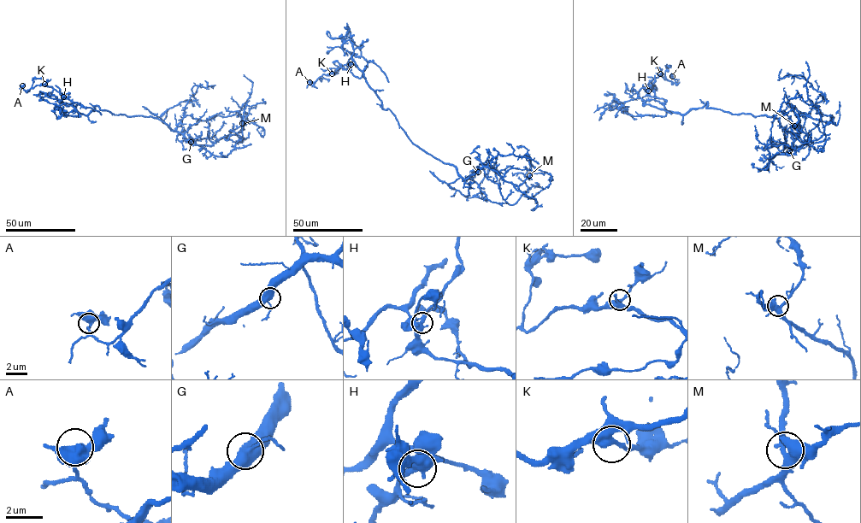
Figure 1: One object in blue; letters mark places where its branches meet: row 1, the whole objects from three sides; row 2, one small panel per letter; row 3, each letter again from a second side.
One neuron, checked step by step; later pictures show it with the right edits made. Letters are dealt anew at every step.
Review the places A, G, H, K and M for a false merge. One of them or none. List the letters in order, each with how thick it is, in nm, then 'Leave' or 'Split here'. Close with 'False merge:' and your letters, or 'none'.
A: Thickness 400 nm. Leave
G: Thickness 400 nm. Leave
H: Thickness 400 nm. Split here
K: Thickness 360 nm. Leave
M: Thickness 400 nm. Leave
False merge: H

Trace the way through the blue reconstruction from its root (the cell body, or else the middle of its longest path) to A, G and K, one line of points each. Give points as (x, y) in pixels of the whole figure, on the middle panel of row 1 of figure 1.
A: (430, 155), (409, 139), (389, 109), (382, 108), (366, 79), (350, 71), (349, 62), (312, 85), (309, 82)
G: (430, 155), (453, 165), (464, 179), (478, 172)
K: (430, 155), (409, 139), (389, 109), (382, 108), (366, 79), (350, 71), (349, 62), (332, 73)

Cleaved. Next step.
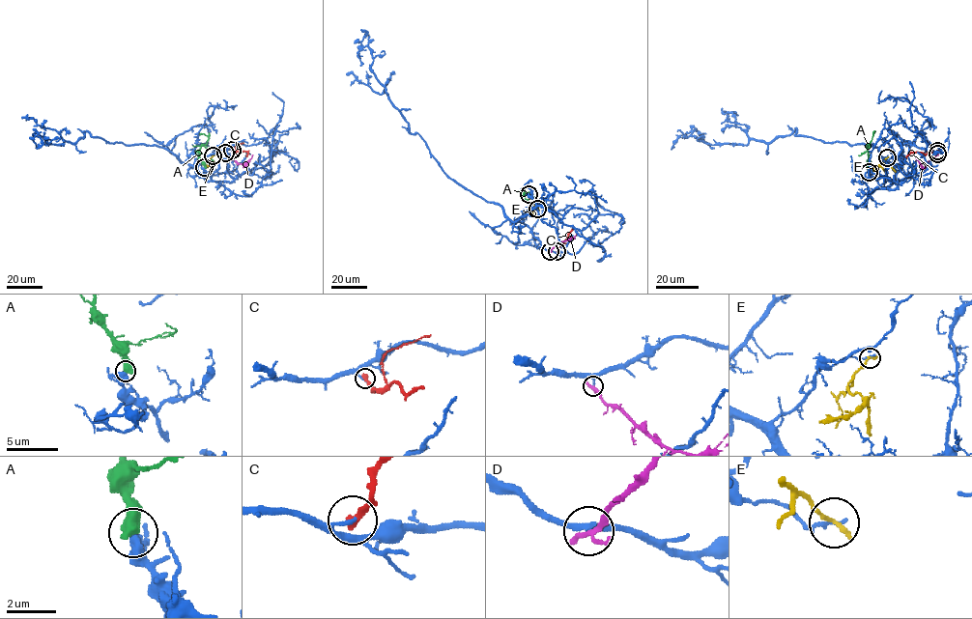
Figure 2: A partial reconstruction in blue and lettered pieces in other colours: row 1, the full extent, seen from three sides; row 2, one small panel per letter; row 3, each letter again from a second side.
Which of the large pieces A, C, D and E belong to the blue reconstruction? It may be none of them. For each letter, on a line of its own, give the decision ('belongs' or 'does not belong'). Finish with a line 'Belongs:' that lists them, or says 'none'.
A: belongs
C: does not belong
D: does not belong
E: does not belong
Belongs: A

